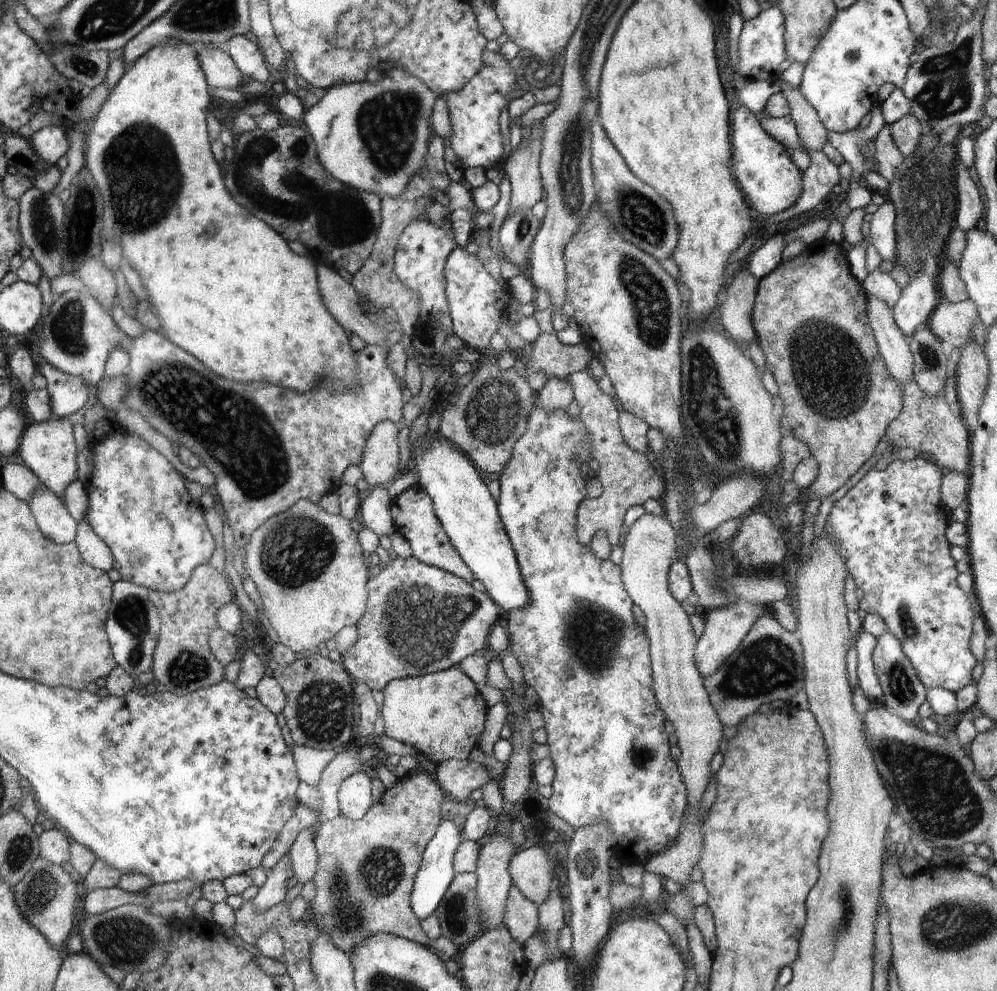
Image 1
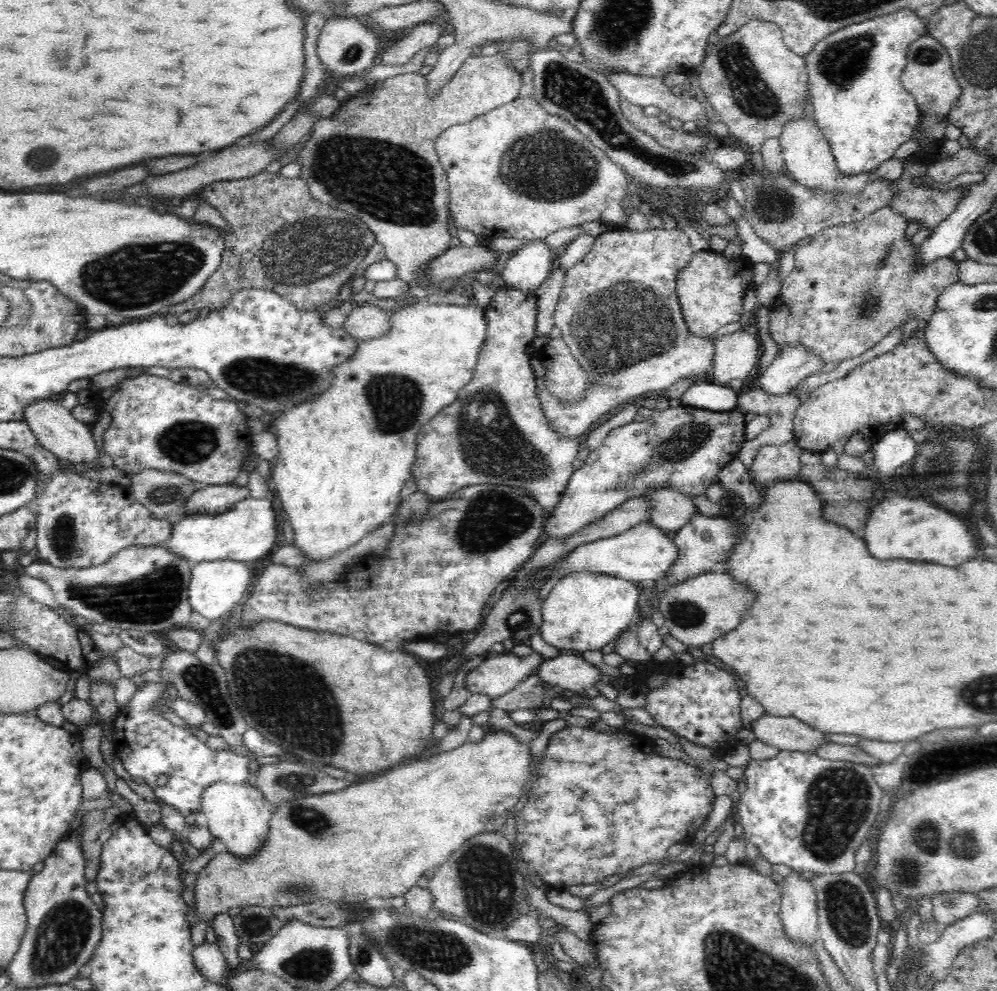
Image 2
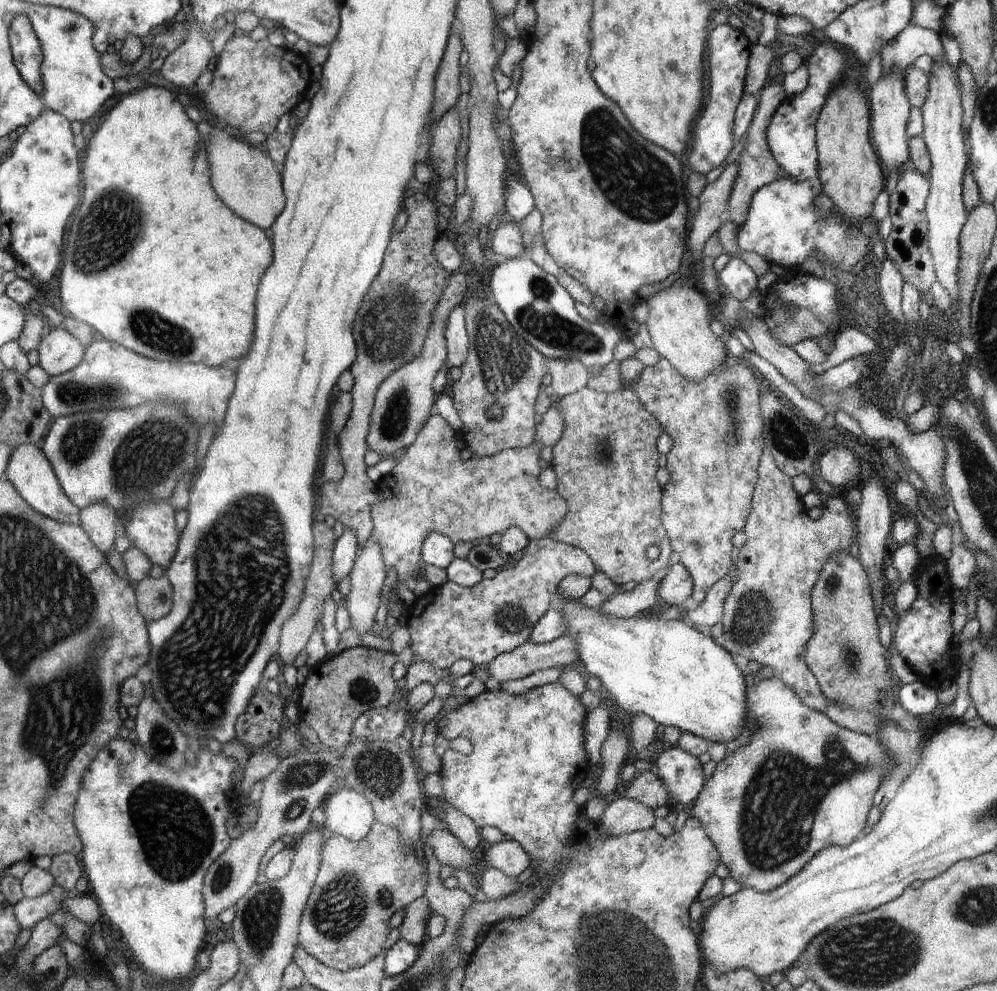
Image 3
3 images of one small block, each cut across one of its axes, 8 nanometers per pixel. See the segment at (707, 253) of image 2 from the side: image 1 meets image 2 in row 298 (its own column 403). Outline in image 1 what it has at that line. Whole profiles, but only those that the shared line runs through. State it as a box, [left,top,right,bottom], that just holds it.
[380,668,488,765]

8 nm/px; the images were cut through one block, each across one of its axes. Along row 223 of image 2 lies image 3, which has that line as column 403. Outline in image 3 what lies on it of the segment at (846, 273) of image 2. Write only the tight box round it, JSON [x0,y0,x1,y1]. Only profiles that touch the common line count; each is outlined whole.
[299,821,428,972]

